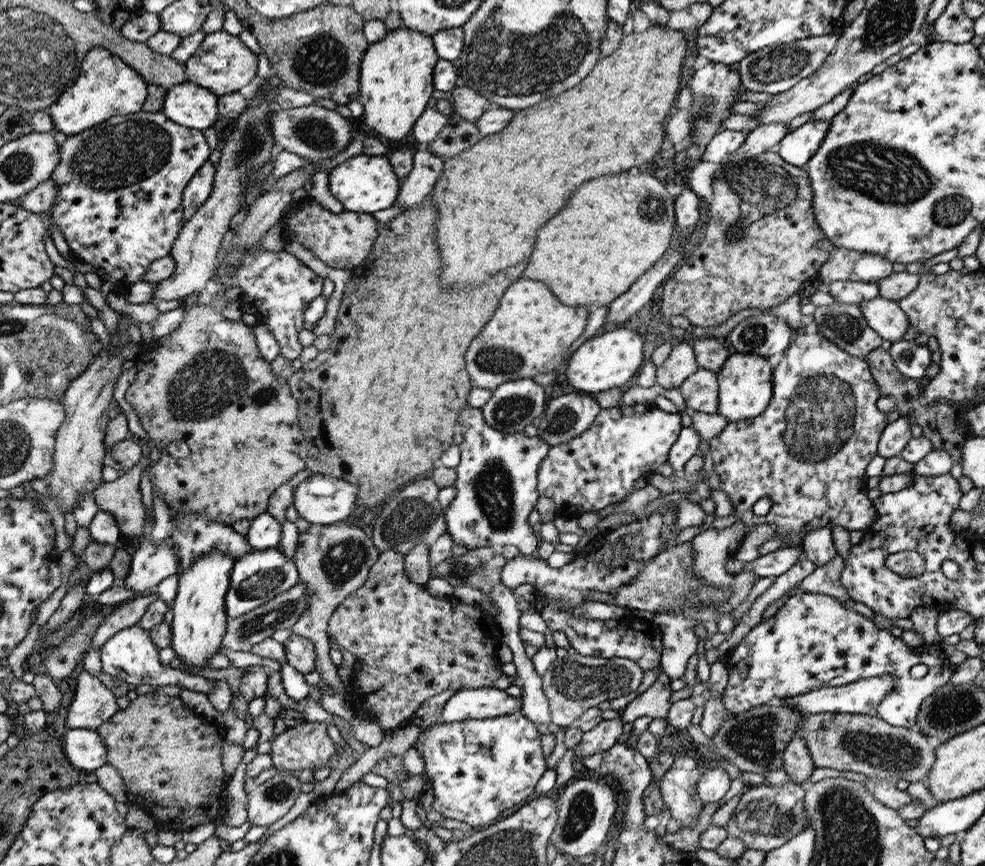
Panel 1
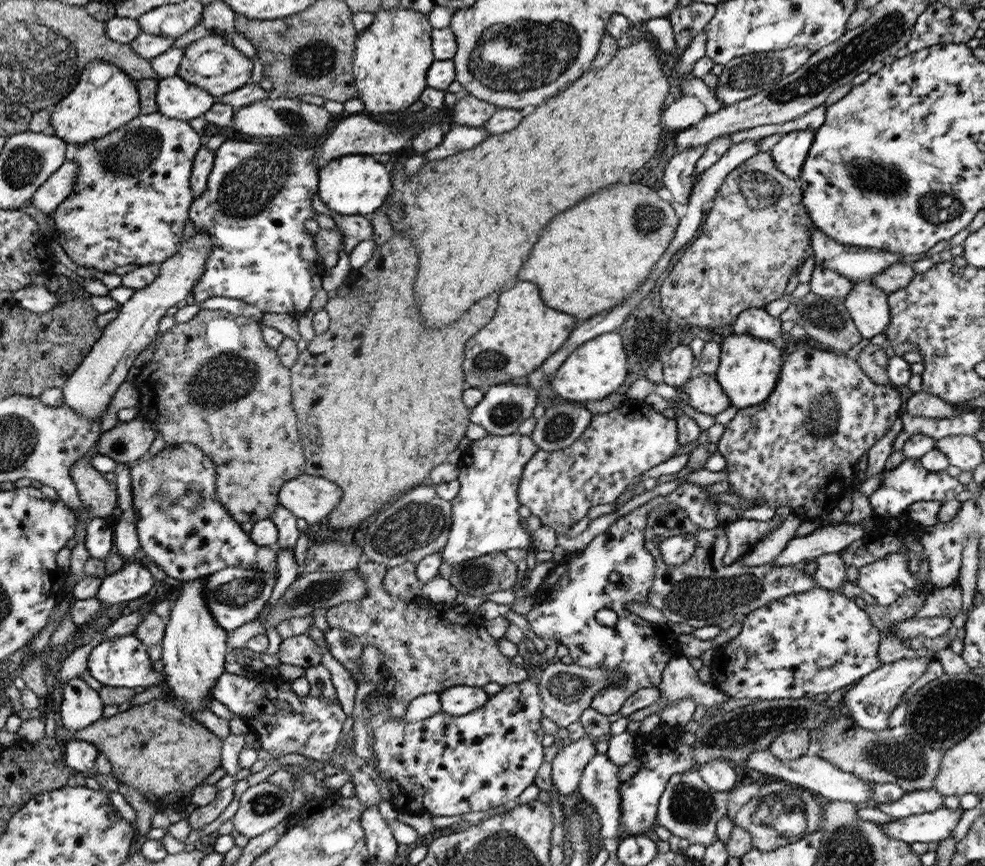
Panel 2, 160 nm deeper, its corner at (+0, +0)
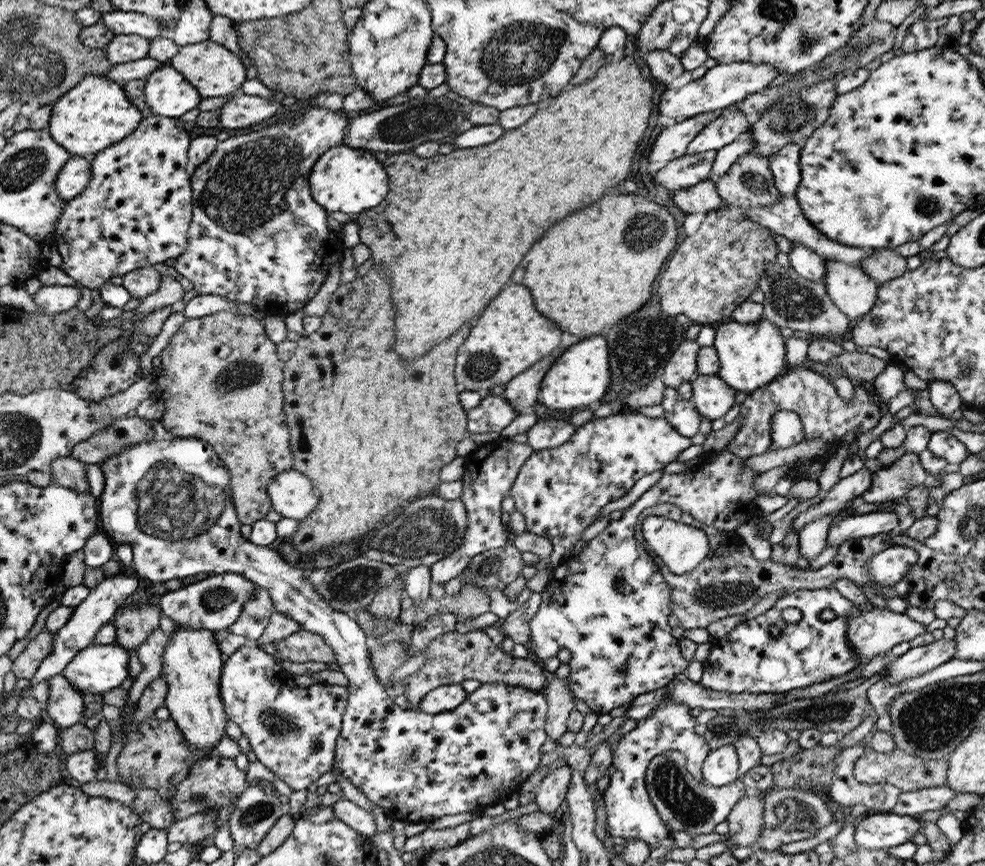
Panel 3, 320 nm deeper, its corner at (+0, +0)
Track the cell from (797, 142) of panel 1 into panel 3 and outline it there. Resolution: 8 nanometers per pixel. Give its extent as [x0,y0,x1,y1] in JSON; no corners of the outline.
[769,144,802,197]

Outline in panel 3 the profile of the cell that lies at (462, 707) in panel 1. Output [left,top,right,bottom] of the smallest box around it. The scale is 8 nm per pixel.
[419,684,467,714]

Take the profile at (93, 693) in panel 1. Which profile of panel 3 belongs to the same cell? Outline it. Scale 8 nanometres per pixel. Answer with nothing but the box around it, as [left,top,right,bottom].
[43,675,85,729]

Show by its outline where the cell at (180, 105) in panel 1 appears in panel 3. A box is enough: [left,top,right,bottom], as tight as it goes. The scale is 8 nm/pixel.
[145,64,202,119]

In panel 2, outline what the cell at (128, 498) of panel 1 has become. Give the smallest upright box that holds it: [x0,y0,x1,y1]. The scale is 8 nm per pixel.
[69,454,117,520]

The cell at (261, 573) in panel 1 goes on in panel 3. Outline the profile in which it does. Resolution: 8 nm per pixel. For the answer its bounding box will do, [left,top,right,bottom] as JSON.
[158,572,256,630]

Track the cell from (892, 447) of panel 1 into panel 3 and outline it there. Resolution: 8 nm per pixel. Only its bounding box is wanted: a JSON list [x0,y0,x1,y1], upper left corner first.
[791,466,872,533]

